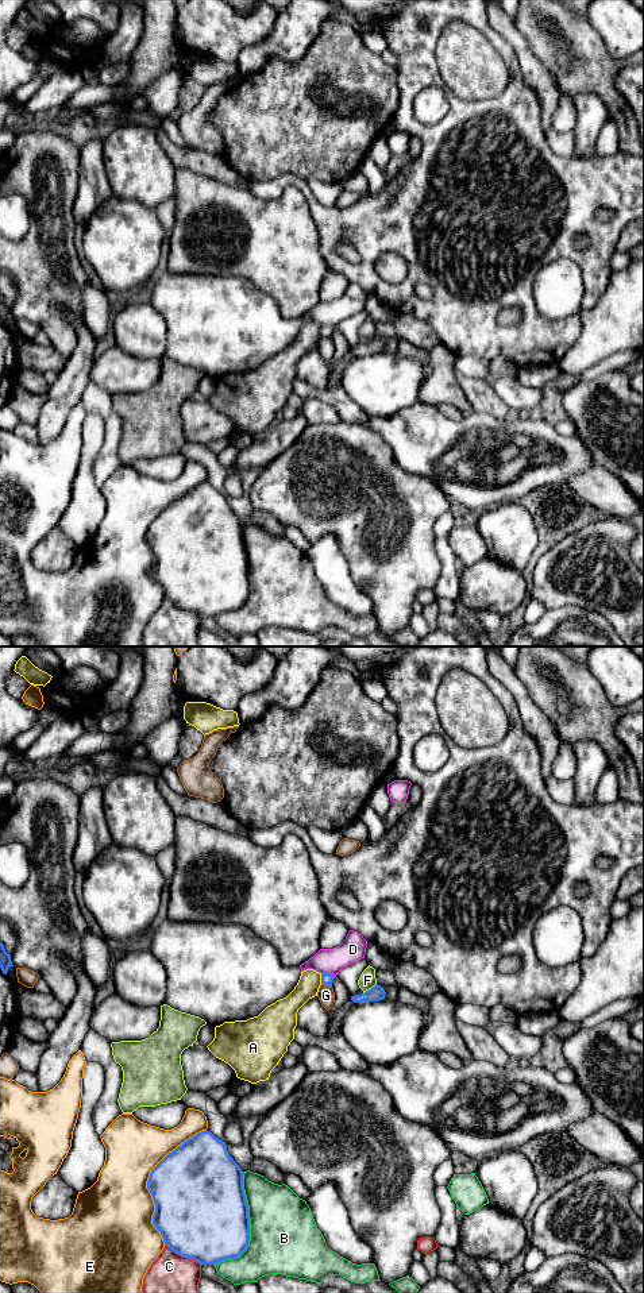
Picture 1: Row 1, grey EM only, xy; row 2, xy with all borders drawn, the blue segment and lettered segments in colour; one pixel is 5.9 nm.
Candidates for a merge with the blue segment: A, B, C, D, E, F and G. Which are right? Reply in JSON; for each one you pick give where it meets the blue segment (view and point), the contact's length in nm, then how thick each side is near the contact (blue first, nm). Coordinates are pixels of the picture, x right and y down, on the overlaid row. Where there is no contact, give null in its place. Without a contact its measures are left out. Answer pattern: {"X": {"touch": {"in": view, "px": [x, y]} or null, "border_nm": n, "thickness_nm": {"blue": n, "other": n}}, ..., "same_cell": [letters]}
{"same_cell": []}

